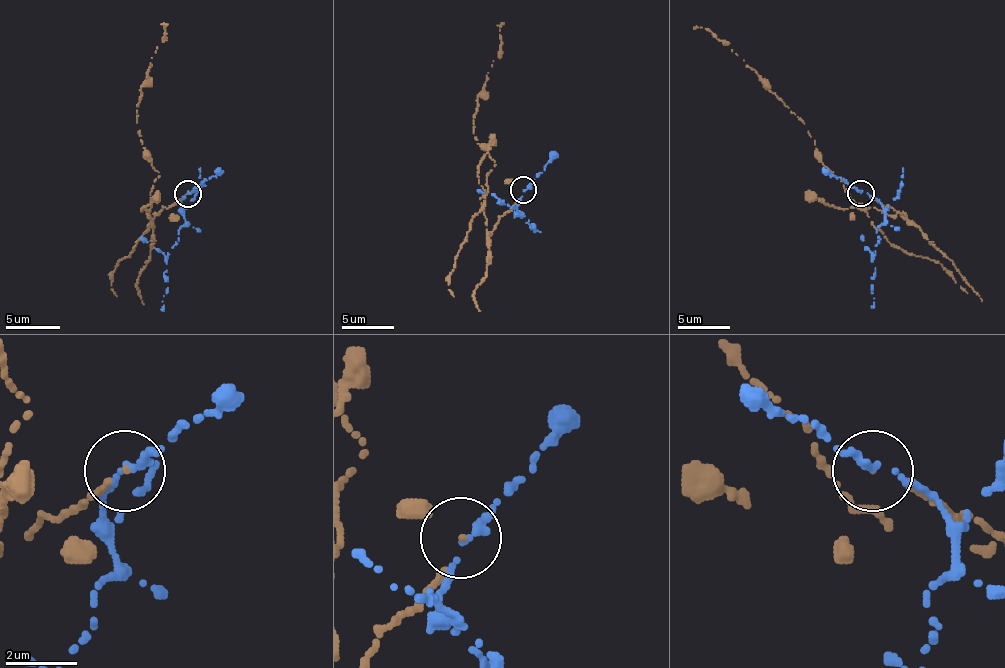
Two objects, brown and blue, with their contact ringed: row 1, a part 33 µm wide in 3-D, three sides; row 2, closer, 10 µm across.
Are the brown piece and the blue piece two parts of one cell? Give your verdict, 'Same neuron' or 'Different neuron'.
Different neuron

